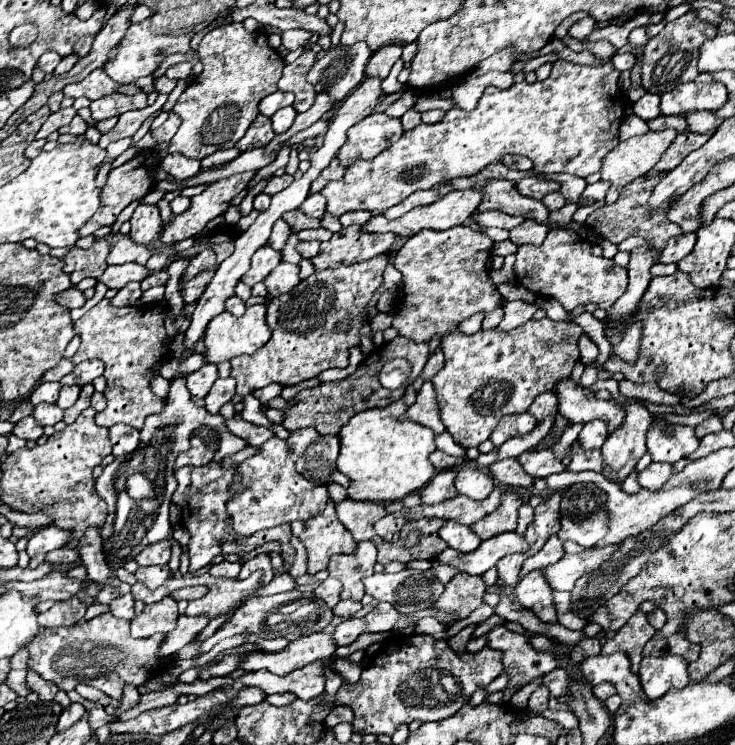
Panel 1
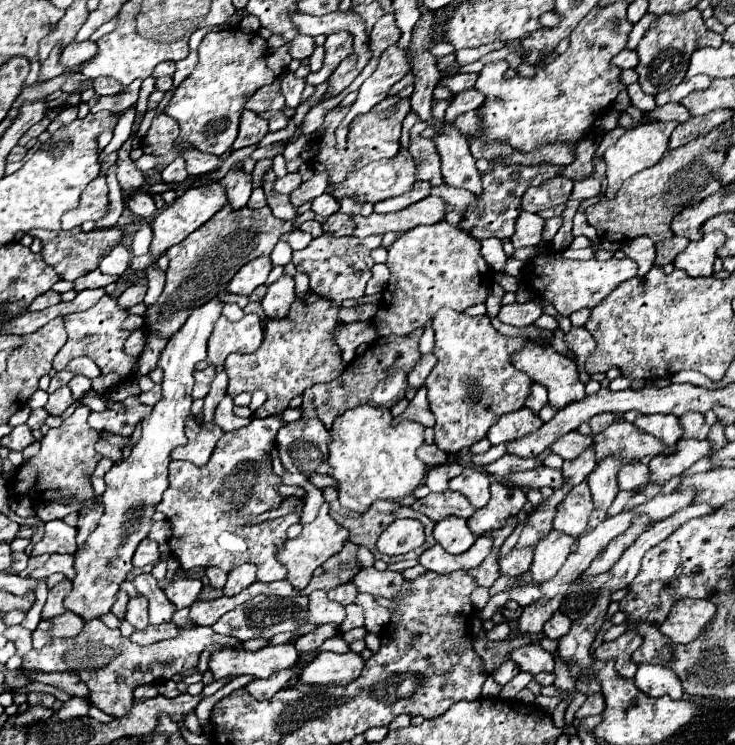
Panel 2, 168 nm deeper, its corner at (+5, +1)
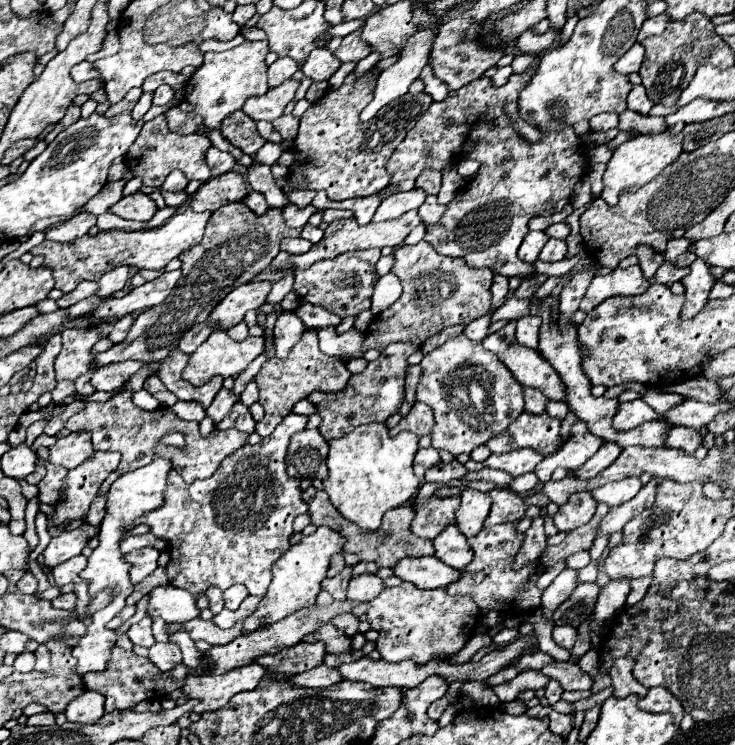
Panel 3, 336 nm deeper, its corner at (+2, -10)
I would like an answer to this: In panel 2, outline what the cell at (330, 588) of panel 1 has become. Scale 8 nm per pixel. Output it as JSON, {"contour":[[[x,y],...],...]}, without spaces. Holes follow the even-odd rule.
{"contour":[[[325,589],[313,591],[309,595],[309,609],[307,609],[309,623],[341,623],[343,619],[345,619],[345,607],[331,601]]]}

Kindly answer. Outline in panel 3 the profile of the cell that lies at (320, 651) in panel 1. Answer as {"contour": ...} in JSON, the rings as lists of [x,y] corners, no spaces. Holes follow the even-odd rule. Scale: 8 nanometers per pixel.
{"contour":[[[248,664],[242,668],[234,668],[226,674],[190,674],[184,680],[182,694],[190,700],[198,700],[200,704],[194,706],[194,712],[202,714],[208,710],[218,710],[228,704],[228,700],[244,690],[254,690],[262,676],[268,674],[266,668],[258,664]]]}

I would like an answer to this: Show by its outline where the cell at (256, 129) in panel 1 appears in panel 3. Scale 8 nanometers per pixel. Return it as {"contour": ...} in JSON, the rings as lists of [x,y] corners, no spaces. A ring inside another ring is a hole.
{"contour":[[[236,110],[234,114],[222,120],[220,132],[230,144],[234,144],[236,148],[250,156],[254,156],[266,144],[266,140],[256,132],[256,122],[248,118],[242,110]]]}

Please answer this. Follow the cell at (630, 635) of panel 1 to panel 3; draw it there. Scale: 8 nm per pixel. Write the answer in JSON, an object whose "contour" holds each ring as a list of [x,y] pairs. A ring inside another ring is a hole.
{"contour":[[[620,658],[614,662],[612,670],[610,670],[610,678],[612,678],[612,688],[614,688],[614,696],[616,698],[624,698],[628,694],[638,694],[640,698],[648,692],[634,676],[632,676],[632,668],[634,668],[634,660],[628,658]]]}

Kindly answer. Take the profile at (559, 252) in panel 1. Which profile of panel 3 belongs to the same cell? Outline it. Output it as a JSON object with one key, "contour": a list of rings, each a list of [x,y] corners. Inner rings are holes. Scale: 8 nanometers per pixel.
{"contour":[[[640,266],[616,268],[606,276],[594,276],[580,304],[582,312],[590,312],[602,300],[612,296],[638,296],[648,290],[652,282],[642,276]]]}

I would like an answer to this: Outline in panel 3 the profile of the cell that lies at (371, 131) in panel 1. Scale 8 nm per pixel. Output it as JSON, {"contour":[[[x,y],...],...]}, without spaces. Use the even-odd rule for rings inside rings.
{"contour":[[[368,70],[362,76],[348,74],[340,88],[330,90],[304,112],[292,146],[294,162],[290,164],[288,176],[292,184],[302,184],[302,188],[312,190],[326,190],[330,200],[370,196],[388,186],[388,172],[384,164],[404,140],[406,132],[432,104],[432,96],[422,92],[416,96],[404,96],[404,100],[394,100],[378,112],[378,118],[364,124],[360,122],[360,112],[372,100],[374,84],[374,70]]]}

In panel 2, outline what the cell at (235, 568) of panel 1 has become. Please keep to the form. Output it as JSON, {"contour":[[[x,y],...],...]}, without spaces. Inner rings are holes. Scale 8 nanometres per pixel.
{"contour":[[[209,567],[205,571],[205,575],[209,577],[211,585],[225,585],[225,581],[227,581],[227,573],[223,569],[219,569],[219,567]]]}

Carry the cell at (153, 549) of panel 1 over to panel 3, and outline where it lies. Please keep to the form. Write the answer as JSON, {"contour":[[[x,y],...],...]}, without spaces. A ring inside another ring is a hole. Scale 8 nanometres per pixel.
{"contour":[[[152,546],[132,550],[130,554],[124,556],[124,560],[130,564],[130,580],[132,580],[132,584],[142,582],[146,576],[150,576],[156,570],[158,556],[160,556],[160,552],[156,548],[152,548]]]}

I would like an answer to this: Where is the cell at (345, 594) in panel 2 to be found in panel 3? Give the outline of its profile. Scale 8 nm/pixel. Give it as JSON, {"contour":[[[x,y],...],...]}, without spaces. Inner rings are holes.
{"contour":[[[346,566],[346,568],[344,568],[340,574],[336,574],[334,578],[326,578],[326,580],[322,582],[322,590],[330,592],[330,594],[334,596],[334,600],[344,600],[350,578],[352,578],[352,566]]]}

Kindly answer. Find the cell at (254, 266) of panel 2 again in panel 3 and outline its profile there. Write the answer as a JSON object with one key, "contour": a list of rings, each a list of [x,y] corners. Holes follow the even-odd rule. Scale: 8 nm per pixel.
{"contour":[[[244,284],[234,288],[220,304],[216,304],[206,324],[218,326],[218,330],[226,332],[228,328],[242,322],[248,310],[258,310],[264,304],[270,288],[272,284]]]}

